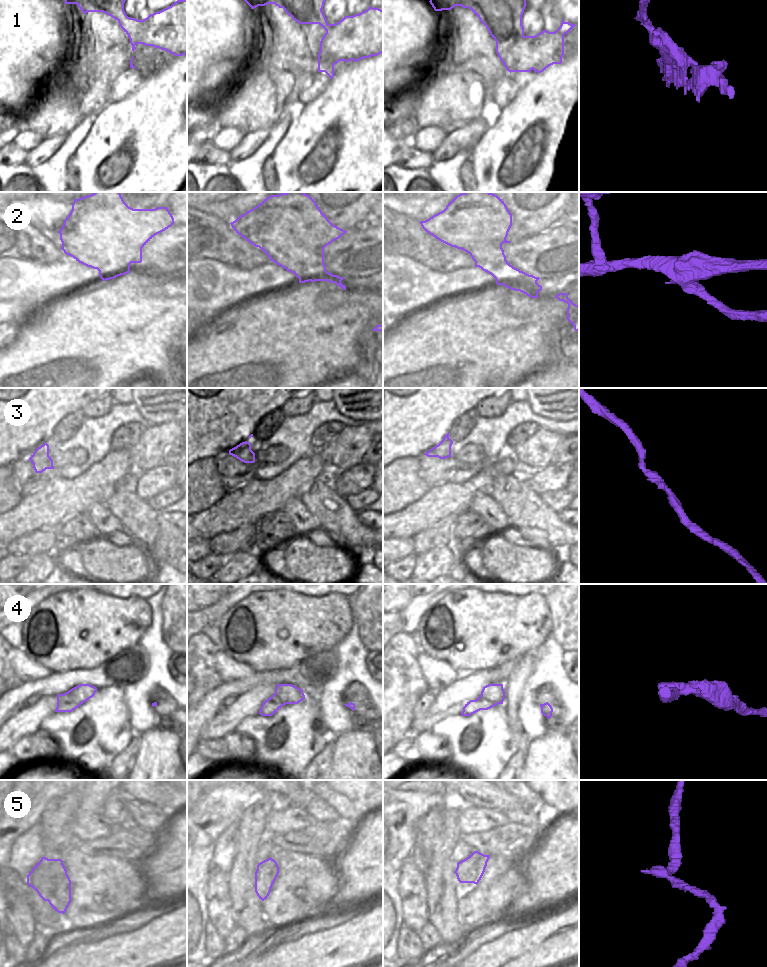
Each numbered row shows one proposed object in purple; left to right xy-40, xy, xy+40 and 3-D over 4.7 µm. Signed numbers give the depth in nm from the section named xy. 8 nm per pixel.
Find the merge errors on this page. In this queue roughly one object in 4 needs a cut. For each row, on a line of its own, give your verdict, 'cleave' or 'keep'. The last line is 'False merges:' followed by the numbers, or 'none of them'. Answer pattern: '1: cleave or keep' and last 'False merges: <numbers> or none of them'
1: cleave
2: cleave
3: keep
4: keep
5: keep
False merges: 1, 2

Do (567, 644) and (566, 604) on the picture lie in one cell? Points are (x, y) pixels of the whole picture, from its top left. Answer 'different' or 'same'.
same

